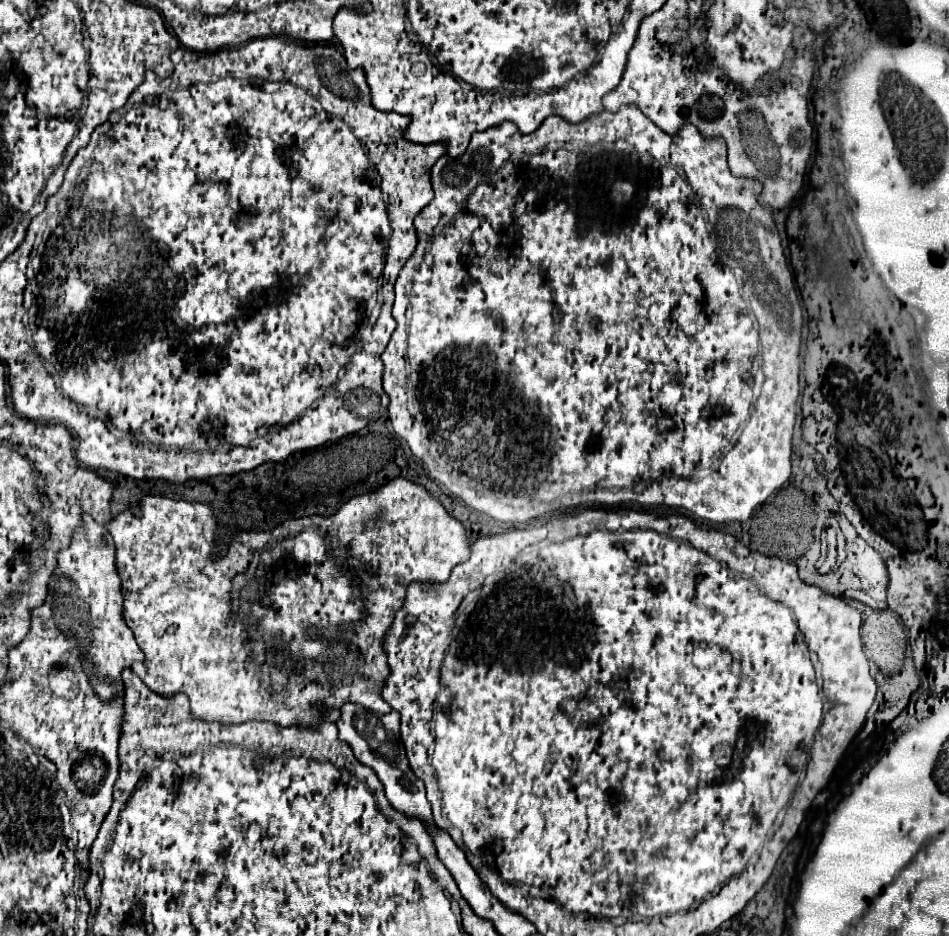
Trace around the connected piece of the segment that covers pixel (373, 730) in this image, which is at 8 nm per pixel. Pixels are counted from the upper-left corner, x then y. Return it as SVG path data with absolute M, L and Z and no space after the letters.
M348 702L340 708L340 718L338 718L336 726L338 726L340 740L344 740L354 750L356 760L370 766L376 772L376 776L384 784L386 798L390 800L390 804L396 810L406 812L412 818L432 822L432 810L430 810L430 802L426 800L424 782L420 778L416 778L416 774L410 770L408 760L406 760L406 752L404 752L404 746L400 740L398 712L390 710L388 714L380 714L380 712L372 712L364 706Z

